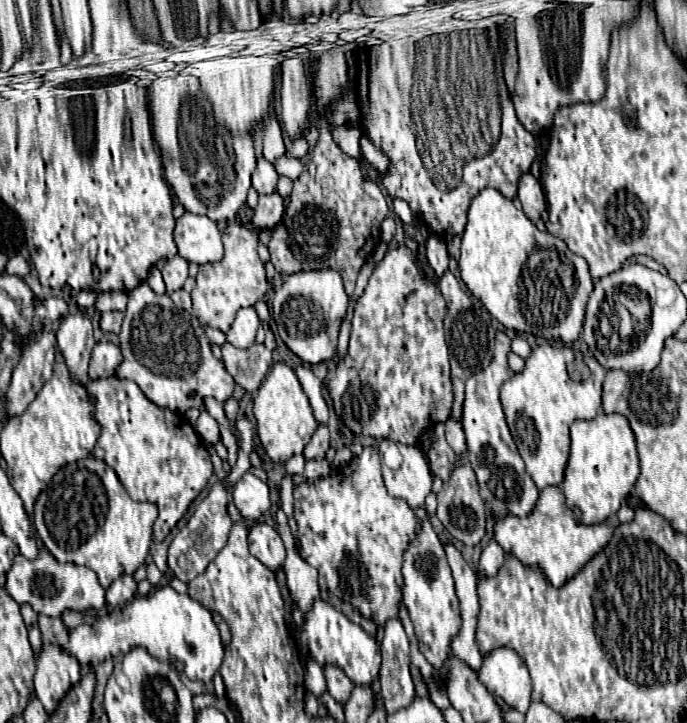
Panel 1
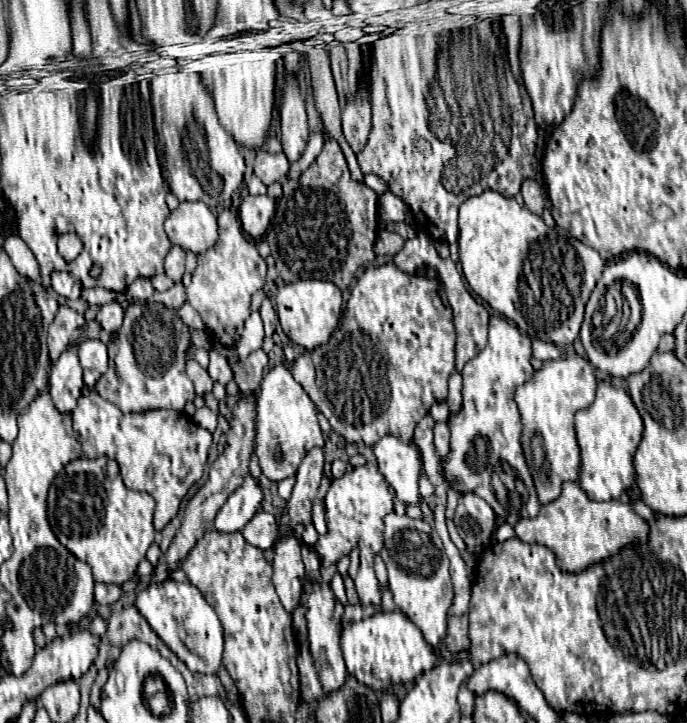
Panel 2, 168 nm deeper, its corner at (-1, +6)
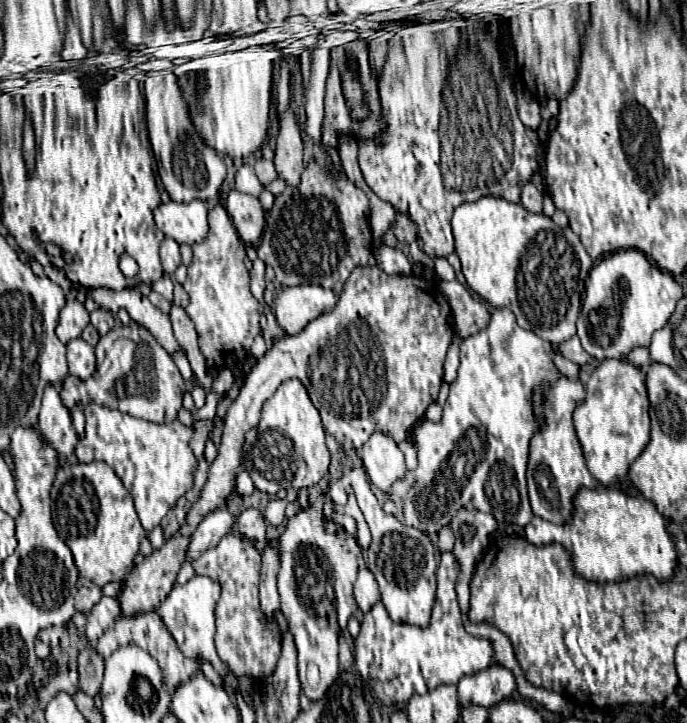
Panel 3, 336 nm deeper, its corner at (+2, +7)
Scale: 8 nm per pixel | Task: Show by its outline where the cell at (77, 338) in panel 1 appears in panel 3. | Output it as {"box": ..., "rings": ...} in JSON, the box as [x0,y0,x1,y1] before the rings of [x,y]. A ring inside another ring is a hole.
{"box":[39,386,77,460],"rings":[[[47,386],[43,394],[43,406],[39,412],[39,430],[41,438],[61,454],[61,460],[69,460],[75,452],[77,436],[71,424],[71,414],[61,402],[61,386]]]}

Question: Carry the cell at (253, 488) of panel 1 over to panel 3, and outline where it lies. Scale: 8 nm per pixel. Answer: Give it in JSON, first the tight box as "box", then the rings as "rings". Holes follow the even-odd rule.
{"box":[185,510,233,562],"rings":[[[215,510],[211,514],[207,514],[199,522],[199,526],[195,528],[195,532],[189,538],[189,546],[187,546],[187,552],[185,552],[185,560],[187,562],[193,562],[205,550],[217,546],[219,540],[225,534],[229,534],[231,524],[233,524],[233,516],[229,514],[229,510]]]}

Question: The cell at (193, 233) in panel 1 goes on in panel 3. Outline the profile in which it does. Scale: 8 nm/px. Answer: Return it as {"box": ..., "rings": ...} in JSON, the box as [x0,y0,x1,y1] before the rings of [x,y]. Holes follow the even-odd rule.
{"box":[153,200,209,244],"rings":[[[193,200],[189,204],[159,204],[157,210],[153,210],[153,216],[157,228],[177,244],[203,242],[209,230],[207,208],[201,200]]]}

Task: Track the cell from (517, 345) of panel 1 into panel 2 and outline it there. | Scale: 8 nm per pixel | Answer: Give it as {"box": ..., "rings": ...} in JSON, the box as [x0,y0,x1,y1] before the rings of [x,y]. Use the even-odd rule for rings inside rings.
{"box":[532,339,562,361],"rings":[[[532,339],[532,355],[540,361],[548,361],[548,359],[558,359],[562,353],[558,347],[554,347],[550,343],[544,343],[540,339]]]}

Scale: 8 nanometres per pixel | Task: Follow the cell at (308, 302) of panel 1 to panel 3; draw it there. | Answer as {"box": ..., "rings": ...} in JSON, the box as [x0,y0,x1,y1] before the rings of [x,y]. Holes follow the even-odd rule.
{"box":[275,286,337,334],"rings":[[[323,286],[283,288],[275,300],[275,316],[287,334],[299,334],[313,318],[333,310],[337,296]]]}

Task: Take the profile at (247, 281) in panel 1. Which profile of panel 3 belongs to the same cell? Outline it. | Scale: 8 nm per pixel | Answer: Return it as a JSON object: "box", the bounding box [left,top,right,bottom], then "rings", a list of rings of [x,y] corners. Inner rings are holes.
{"box":[183,204,263,372],"rings":[[[217,204],[209,212],[209,234],[207,234],[205,242],[193,244],[193,260],[189,264],[187,280],[183,284],[183,288],[189,294],[189,306],[185,308],[185,312],[189,314],[191,322],[195,324],[199,350],[205,356],[207,368],[211,372],[217,372],[221,368],[233,368],[233,366],[241,364],[247,358],[255,336],[259,334],[259,314],[263,310],[263,304],[259,304],[249,290],[249,272],[247,272],[243,260],[245,260],[245,246],[235,230],[229,214],[225,212],[225,208],[221,204]]]}

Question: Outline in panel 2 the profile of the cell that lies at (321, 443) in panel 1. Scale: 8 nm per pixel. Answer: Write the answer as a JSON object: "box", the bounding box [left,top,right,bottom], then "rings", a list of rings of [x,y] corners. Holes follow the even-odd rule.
{"box":[280,447,324,527],"rings":[[[314,447],[312,451],[308,451],[308,455],[298,467],[296,487],[292,491],[292,497],[288,499],[288,515],[280,519],[280,525],[296,527],[298,523],[310,521],[310,509],[316,491],[320,487],[322,467],[324,467],[324,451],[320,447]]]}

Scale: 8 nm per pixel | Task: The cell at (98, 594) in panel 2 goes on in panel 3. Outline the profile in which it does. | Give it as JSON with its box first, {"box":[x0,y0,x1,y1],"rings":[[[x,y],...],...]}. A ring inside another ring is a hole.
{"box":[75,578,101,612],"rings":[[[77,578],[77,594],[75,594],[75,606],[77,612],[89,612],[97,602],[101,600],[101,588],[97,588],[87,578]]]}

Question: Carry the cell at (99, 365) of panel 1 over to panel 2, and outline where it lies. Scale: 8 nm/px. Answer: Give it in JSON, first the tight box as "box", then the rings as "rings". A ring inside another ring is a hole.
{"box":[78,339,108,393],"rings":[[[84,339],[78,347],[78,355],[83,369],[83,393],[87,393],[108,369],[108,349],[100,339]]]}

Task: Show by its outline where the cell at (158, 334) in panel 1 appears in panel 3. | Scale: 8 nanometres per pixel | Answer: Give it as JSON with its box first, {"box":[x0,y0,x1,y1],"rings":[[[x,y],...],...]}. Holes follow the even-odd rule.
{"box":[63,322,185,424],"rings":[[[135,322],[127,326],[115,326],[105,336],[99,338],[95,354],[97,364],[91,378],[87,380],[71,376],[65,378],[63,382],[65,408],[73,410],[75,404],[87,406],[89,402],[95,402],[101,406],[109,406],[111,410],[131,414],[133,418],[157,424],[169,424],[177,418],[185,394],[185,384],[175,362],[151,336],[151,332],[147,332],[143,326],[137,326]]]}

